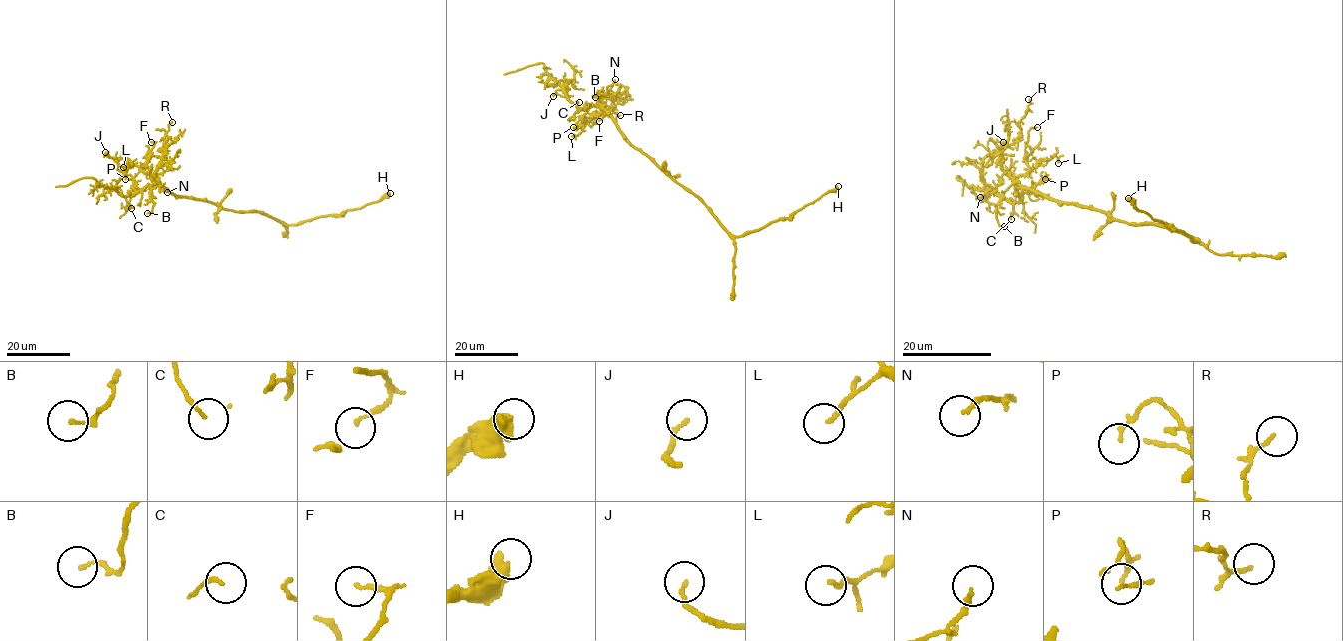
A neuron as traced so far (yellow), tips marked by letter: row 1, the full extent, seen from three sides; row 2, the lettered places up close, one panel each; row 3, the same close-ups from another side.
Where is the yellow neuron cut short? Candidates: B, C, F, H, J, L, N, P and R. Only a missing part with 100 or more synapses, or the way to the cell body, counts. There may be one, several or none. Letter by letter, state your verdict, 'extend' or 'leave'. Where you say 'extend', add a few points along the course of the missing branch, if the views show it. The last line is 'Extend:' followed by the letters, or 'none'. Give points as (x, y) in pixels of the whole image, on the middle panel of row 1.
B: leave
C: leave
F: leave
H: leave
J: leave
L: leave
N: leave
P: leave
R: leave
Extend: none

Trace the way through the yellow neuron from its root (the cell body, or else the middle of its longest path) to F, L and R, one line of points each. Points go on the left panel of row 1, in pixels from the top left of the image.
F: (215, 204), (177, 196), (159, 186), (146, 166), (155, 143), (151, 142)
L: (215, 204), (175, 195), (131, 162), (123, 167)
R: (215, 204), (177, 196), (156, 182), (155, 174), (163, 156), (164, 136), (172, 122)

